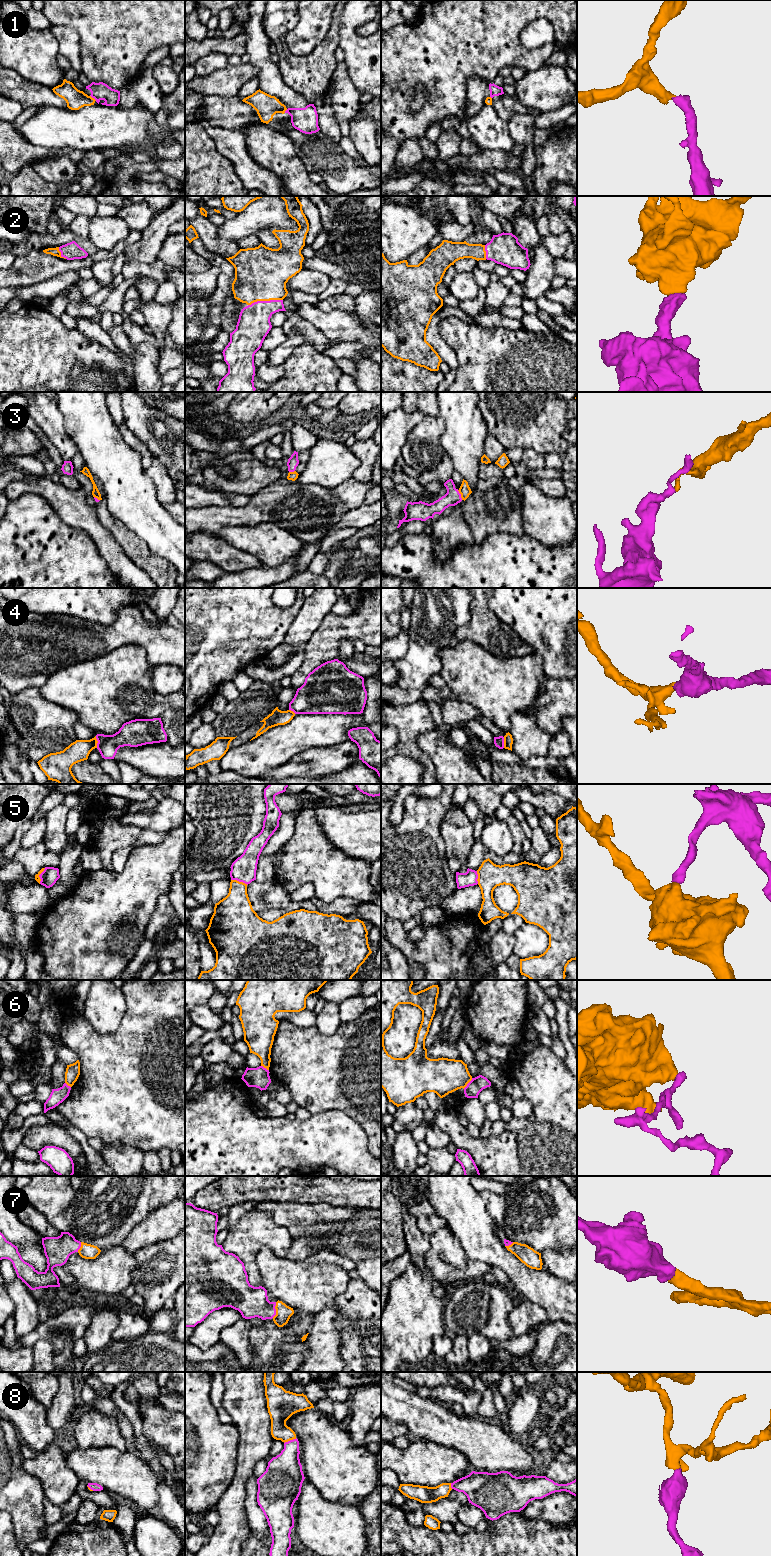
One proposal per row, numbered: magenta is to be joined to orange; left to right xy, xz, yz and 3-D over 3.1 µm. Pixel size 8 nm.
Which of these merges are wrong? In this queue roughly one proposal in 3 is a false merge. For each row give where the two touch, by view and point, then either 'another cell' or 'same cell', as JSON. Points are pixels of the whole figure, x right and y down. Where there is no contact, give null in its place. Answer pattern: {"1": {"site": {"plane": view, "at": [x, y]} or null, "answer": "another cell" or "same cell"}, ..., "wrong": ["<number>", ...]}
{"1": {"site": {"plane": "xy", "at": [93, 98]}, "answer": "another cell"}, "2": {"site": {"plane": "xz", "at": [265, 300]}, "answer": "same cell"}, "3": {"site": {"plane": "yz", "at": [461, 495]}, "answer": "another cell"}, "4": {"site": {"plane": "xy", "at": [97, 742]}, "answer": "another cell"}, "5": {"site": {"plane": "xz", "at": [238, 881]}, "answer": "another cell"}, "6": {"site": {"plane": "yz", "at": [468, 1082]}, "answer": "another cell"}, "7": {"site": {"plane": "xz", "at": [276, 1310]}, "answer": "same cell"}, "8": {"site": {"plane": "xz", "at": [290, 1439]}, "answer": "same cell"}, "wrong": ["1", "3", "4", "5", "6"]}

